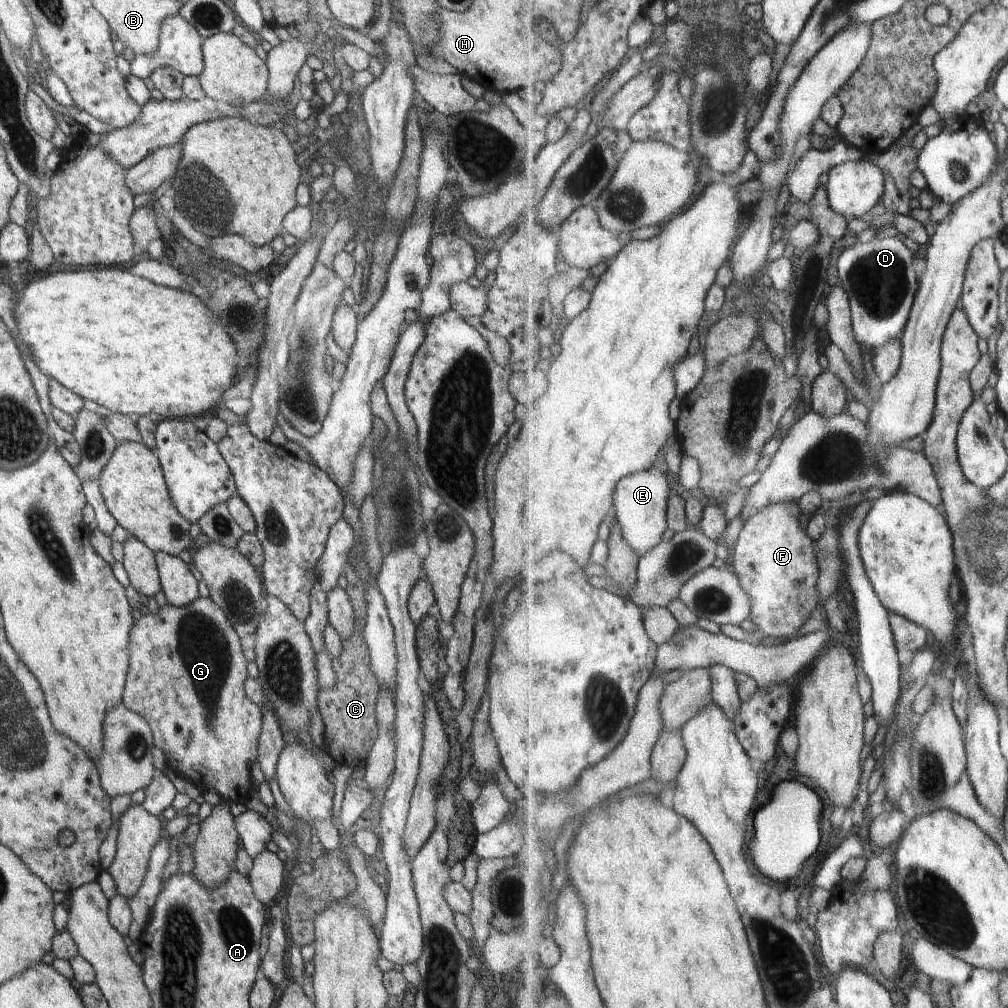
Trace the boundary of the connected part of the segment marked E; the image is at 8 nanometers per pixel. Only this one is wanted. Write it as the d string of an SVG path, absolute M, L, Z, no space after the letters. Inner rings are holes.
M653 467L646 472L624 477L617 488L617 500L615 501L615 512L617 522L624 528L624 536L636 552L642 557L652 552L664 540L664 532L668 530L669 523L669 500L670 484L665 472Z

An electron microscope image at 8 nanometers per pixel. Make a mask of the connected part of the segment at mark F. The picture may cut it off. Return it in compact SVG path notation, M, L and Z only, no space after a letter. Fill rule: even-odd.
M800 501L774 504L745 522L736 542L733 566L744 590L752 598L751 620L756 626L756 634L789 640L812 618L814 610L820 606L821 567L816 554L816 541L806 530L807 515L799 505Z

